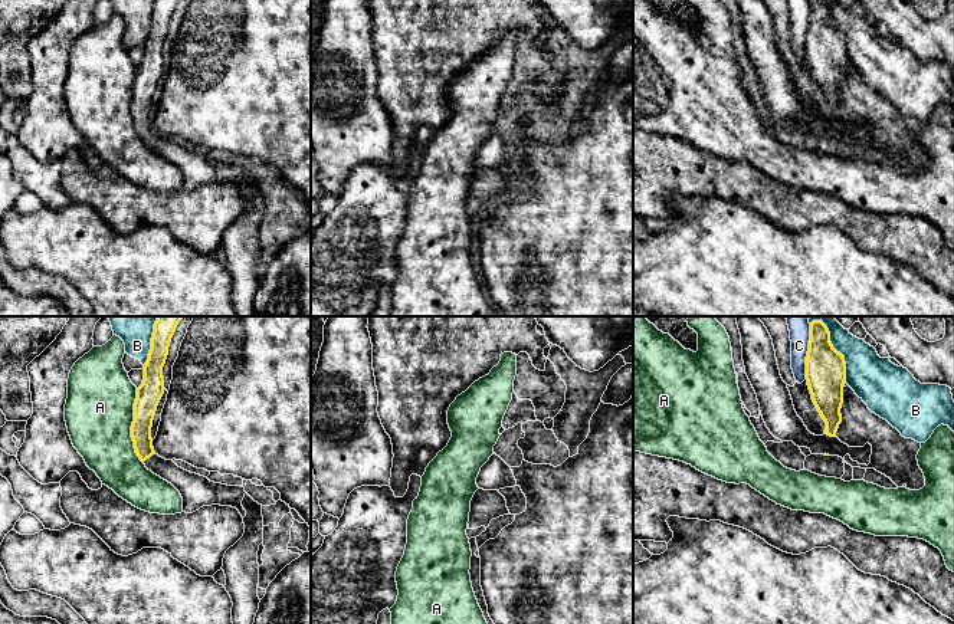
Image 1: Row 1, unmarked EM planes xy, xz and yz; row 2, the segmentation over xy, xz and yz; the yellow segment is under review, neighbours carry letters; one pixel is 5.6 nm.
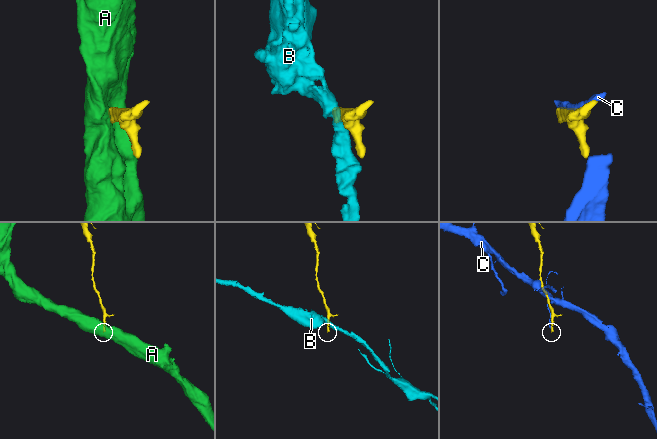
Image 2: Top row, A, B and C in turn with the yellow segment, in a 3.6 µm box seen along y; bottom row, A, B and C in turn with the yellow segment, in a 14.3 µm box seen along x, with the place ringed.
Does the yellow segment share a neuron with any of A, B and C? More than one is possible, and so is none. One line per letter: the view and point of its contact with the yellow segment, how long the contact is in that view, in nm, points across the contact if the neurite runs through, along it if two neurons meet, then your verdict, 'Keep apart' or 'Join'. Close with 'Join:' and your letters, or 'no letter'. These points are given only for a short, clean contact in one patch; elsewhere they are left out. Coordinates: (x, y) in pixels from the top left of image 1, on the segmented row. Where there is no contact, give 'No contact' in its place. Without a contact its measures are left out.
A: Touches yellow at xy (131, 426). Shared border 420 nm. Boundary: xy (135, 388), (131, 440), (134, 452), (143, 463). Keep apart
B: Touches yellow at yz (833, 348). Shared border 400 nm. Keep apart
C: Touches yellow at yz (807, 351). Shared border 320 nm. Keep apart
Join: no letter

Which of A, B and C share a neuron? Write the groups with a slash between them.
A / B / C

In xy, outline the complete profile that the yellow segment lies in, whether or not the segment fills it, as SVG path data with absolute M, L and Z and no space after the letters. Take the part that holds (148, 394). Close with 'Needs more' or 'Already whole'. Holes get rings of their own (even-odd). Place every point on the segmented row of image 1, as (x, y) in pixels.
M157 316L154 324L151 349L144 365L144 380L137 388L134 403L134 421L131 426L134 449L148 470L171 483L180 492L183 512L193 513L203 506L220 505L236 508L242 518L245 518L246 510L242 506L246 493L245 487L214 483L204 476L190 473L178 467L173 460L160 457L153 447L153 420L164 394L163 367L168 355L171 338L183 318Z. Needs more

